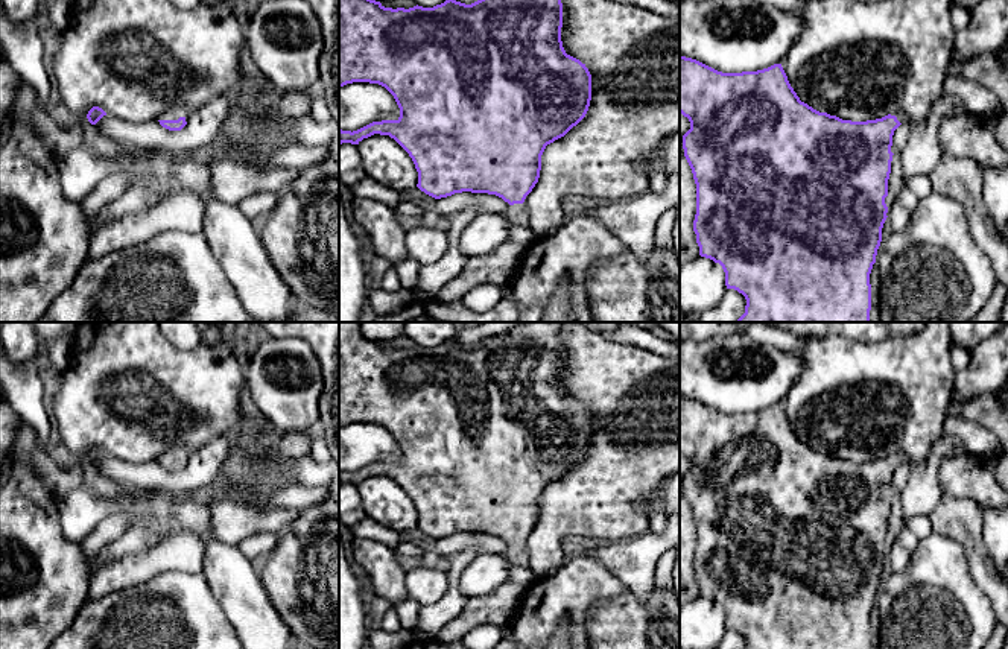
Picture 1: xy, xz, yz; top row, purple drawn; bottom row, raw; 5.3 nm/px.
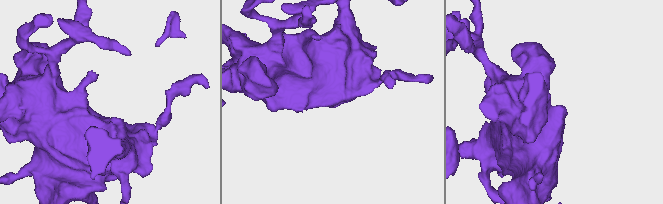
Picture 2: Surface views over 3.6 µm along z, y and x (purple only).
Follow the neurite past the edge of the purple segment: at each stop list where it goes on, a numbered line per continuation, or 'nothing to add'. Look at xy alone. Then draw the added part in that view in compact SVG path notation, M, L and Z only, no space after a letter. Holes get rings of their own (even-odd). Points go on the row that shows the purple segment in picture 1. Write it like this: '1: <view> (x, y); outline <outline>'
1: xy (174, 113); outline M170 106L164 112L160 114L158 120L178 120L184 117L189 122L192 111L187 106Z

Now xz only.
1: xz (519, 215); outline M514 204L508 216L517 225L531 226L531 217L523 204Z

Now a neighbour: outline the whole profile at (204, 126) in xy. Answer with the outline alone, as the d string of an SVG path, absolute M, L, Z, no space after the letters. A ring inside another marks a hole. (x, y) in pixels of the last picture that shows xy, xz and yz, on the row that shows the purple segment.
M216 97L192 111L181 131L169 131L158 120L129 123L109 114L103 116L94 126L122 147L134 144L167 154L199 155L205 146L213 144L220 137L231 114L240 117L242 111L239 106L231 106L225 97Z

